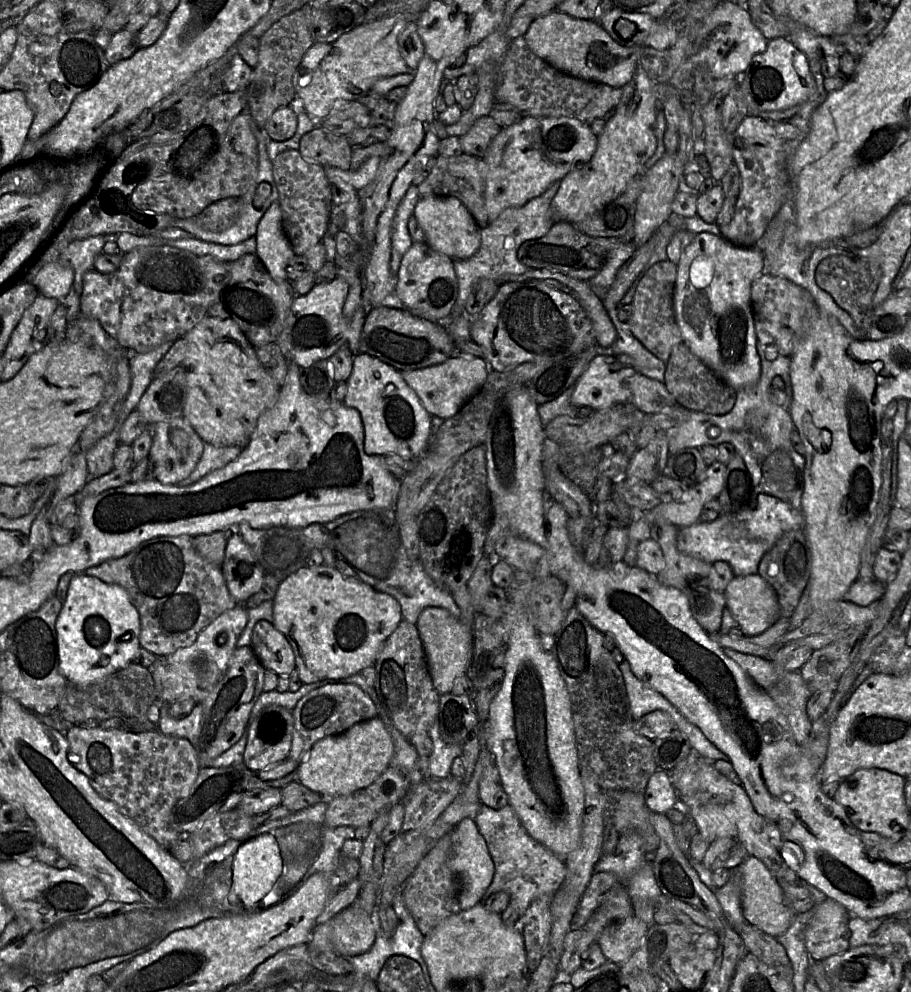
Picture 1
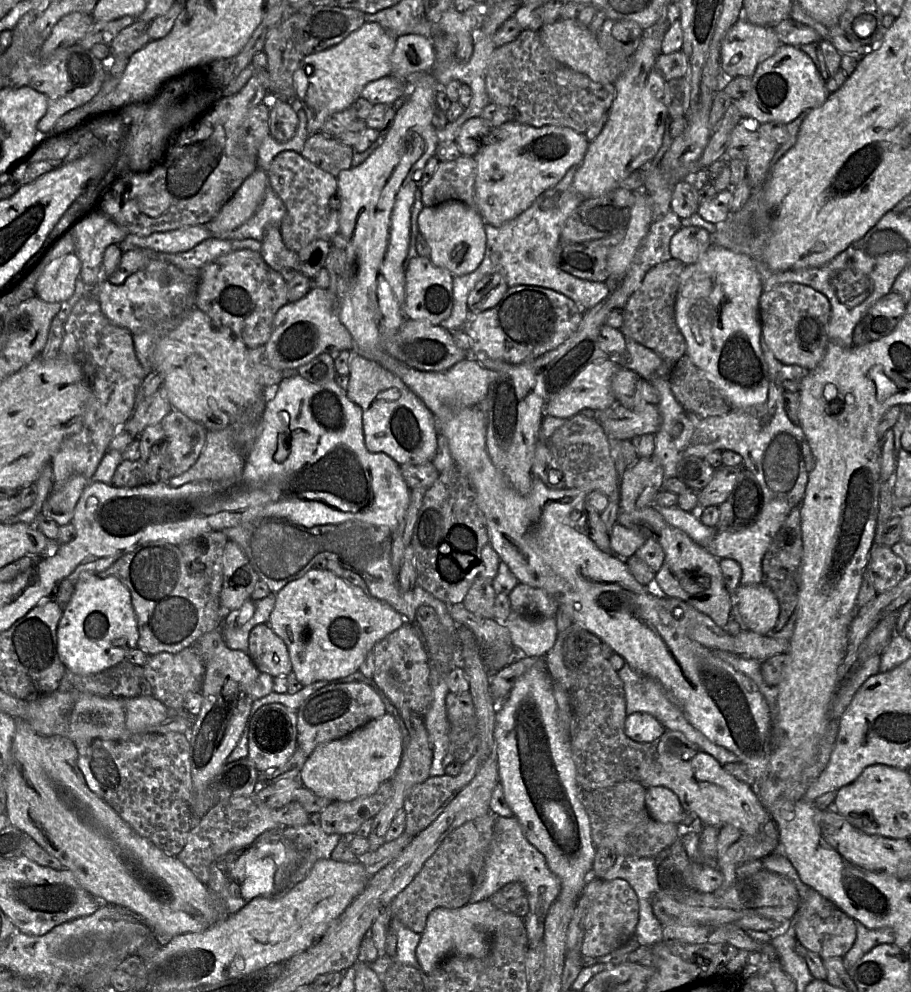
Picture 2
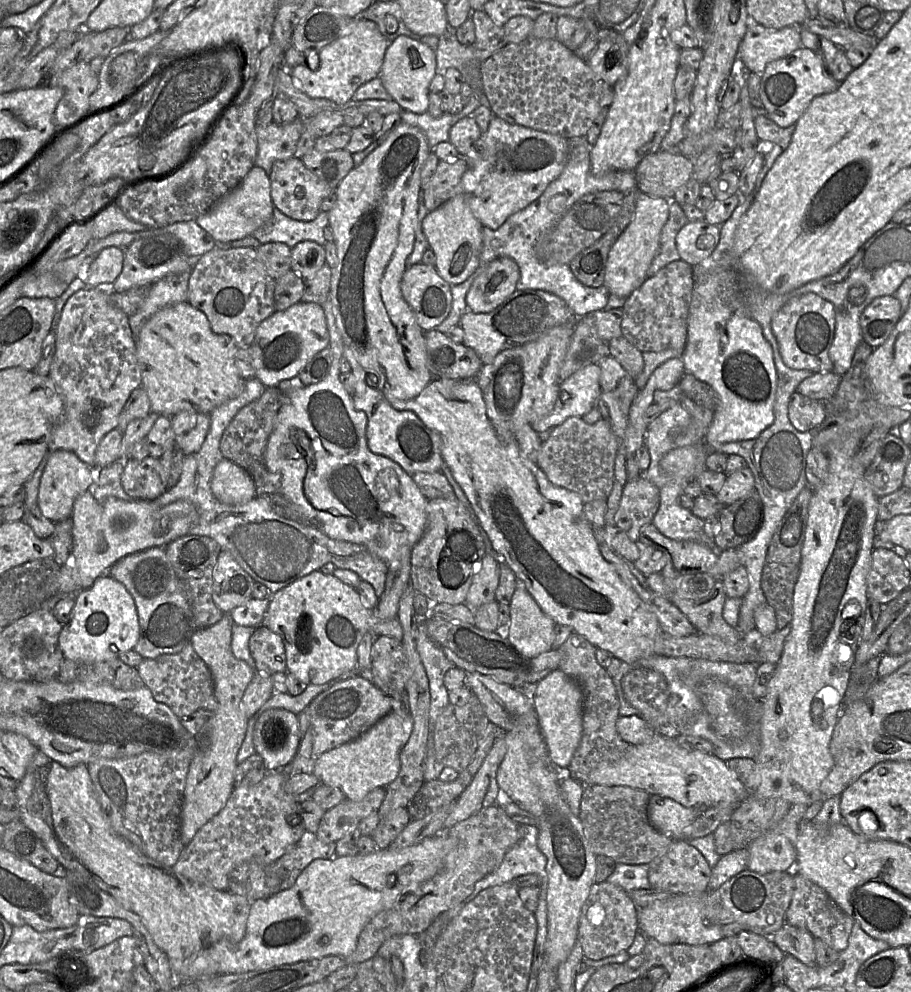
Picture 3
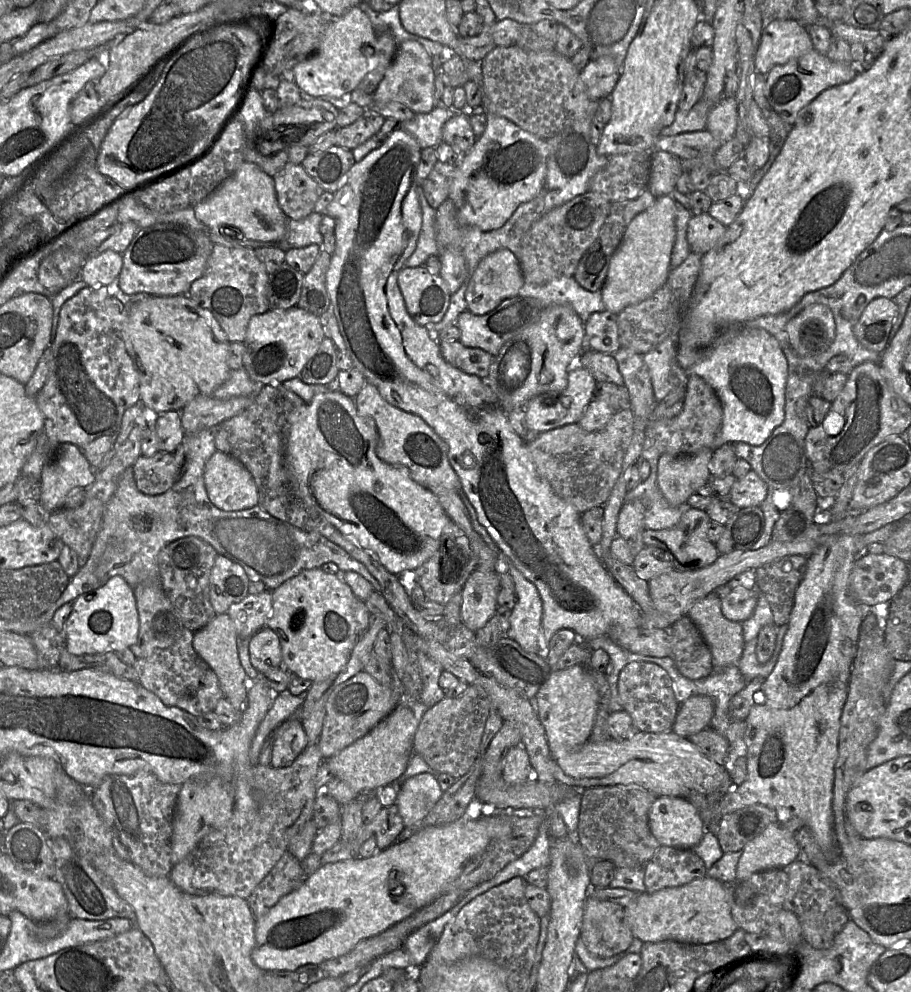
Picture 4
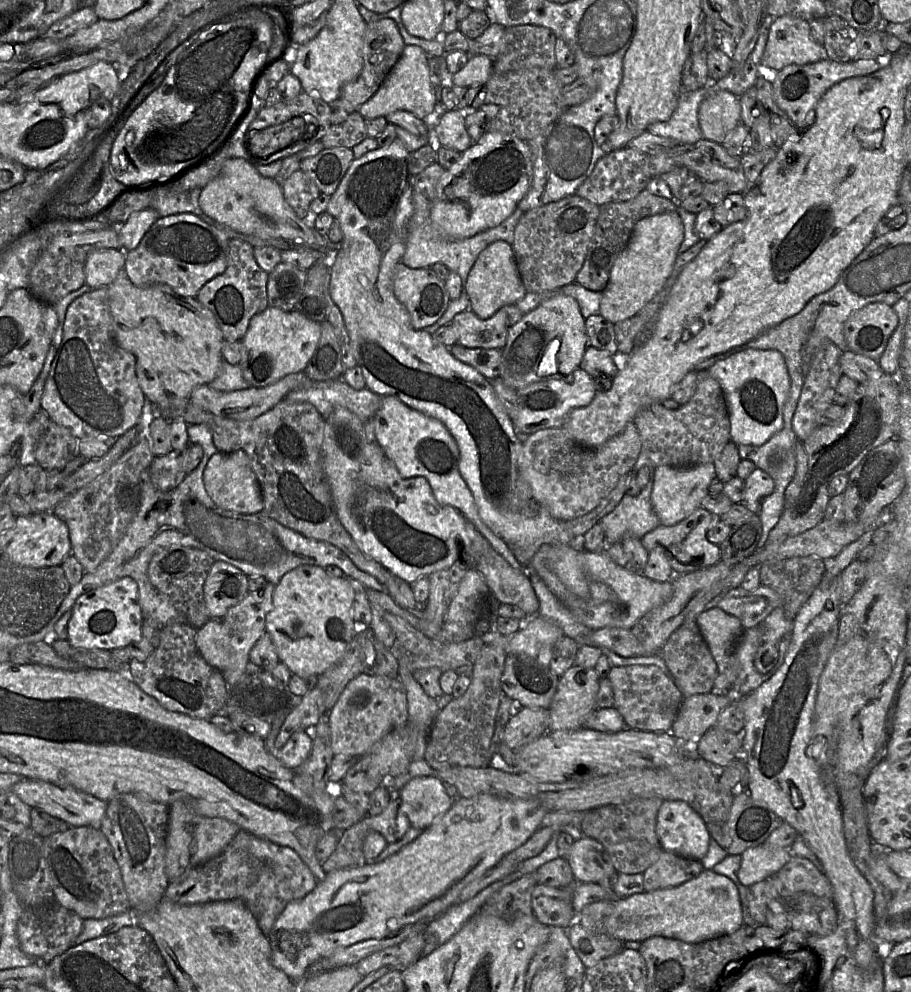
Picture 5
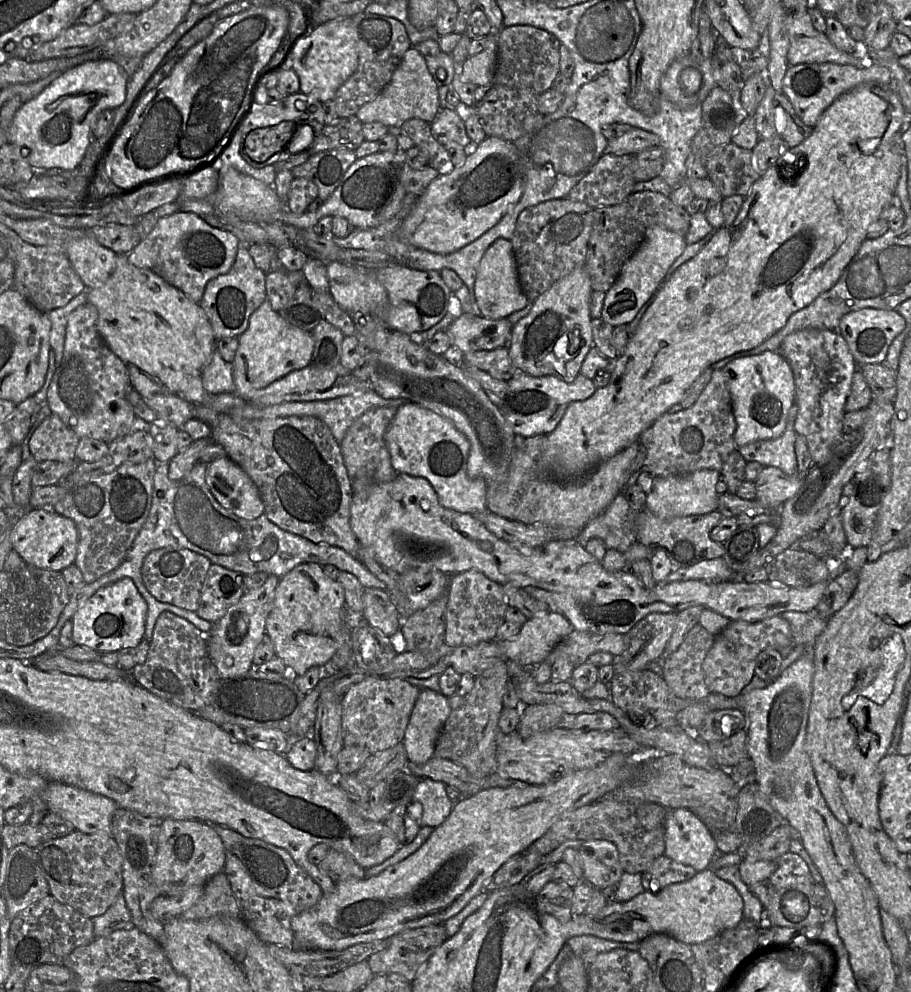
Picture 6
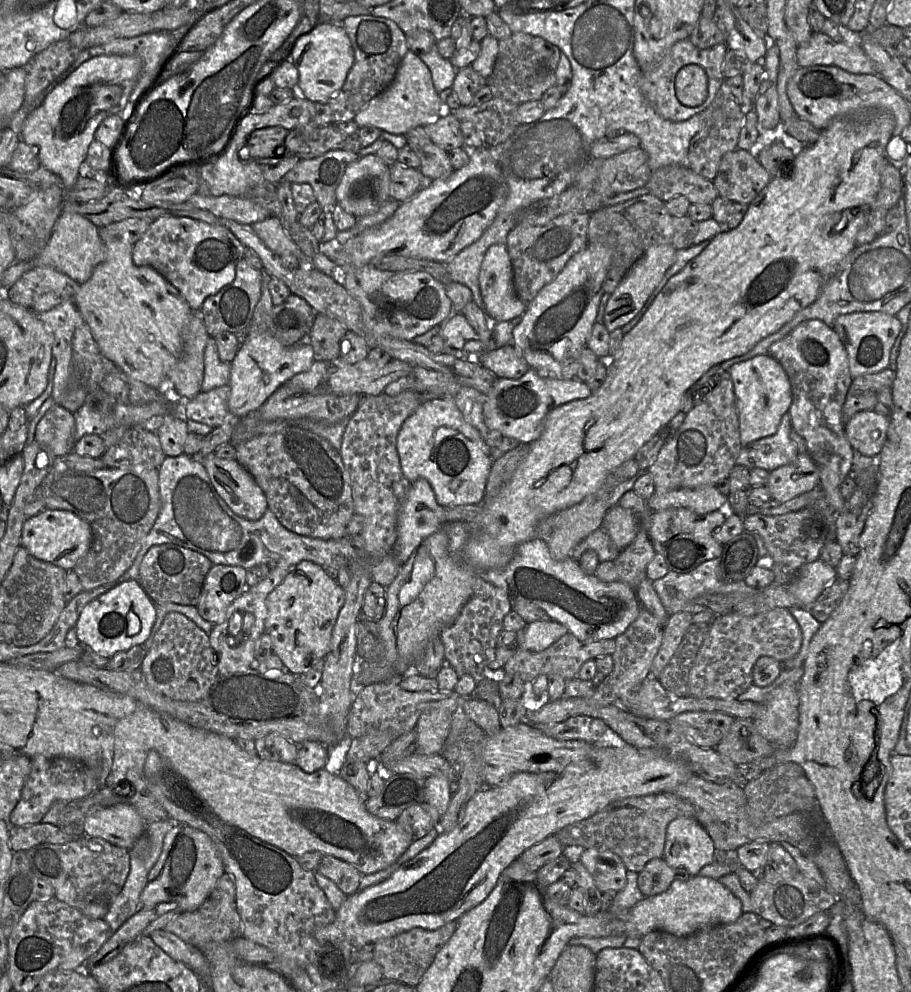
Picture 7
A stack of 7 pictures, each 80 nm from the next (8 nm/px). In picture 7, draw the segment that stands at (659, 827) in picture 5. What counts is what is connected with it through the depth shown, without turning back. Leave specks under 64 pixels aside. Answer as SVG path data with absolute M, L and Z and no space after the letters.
M678 817L667 828L663 858L674 868L685 868L695 876L706 865L715 862L717 849L706 829L695 817Z

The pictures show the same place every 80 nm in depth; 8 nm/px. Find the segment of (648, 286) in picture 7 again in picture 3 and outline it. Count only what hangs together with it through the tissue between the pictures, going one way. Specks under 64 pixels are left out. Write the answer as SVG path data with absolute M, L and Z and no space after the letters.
M639 192L634 216L608 254L603 285L610 295L627 299L646 280L647 270L659 247L662 228L669 217L671 201Z

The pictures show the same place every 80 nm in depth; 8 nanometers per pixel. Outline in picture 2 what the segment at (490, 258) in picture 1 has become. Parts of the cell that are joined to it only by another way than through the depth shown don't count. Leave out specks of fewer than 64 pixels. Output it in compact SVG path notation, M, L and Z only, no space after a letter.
M572 166L564 177L553 187L545 190L525 211L499 227L485 223L486 247L483 260L471 273L453 278L454 304L450 316L439 323L448 331L463 330L469 314L467 300L469 293L485 275L500 273L509 287L531 285L557 291L570 298L584 313L610 295L605 282L593 282L577 278L556 264L556 247L561 229L576 207L585 200L573 187L572 182L577 166Z

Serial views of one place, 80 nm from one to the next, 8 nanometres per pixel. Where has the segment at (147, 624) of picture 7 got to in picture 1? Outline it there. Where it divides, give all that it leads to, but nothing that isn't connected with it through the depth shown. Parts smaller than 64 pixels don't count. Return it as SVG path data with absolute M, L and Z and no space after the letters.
M84 572L75 573L56 620L61 674L74 685L104 680L133 662L141 647L140 630L139 613L124 588Z

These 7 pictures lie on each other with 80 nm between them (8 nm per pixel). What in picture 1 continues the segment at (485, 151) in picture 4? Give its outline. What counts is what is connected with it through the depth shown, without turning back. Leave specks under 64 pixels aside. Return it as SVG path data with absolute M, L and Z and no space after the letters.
M522 117L518 122L502 128L489 144L482 161L485 165L485 208L489 222L511 207L520 207L543 194L555 181L561 180L576 166L588 162L597 146L597 136L576 118Z

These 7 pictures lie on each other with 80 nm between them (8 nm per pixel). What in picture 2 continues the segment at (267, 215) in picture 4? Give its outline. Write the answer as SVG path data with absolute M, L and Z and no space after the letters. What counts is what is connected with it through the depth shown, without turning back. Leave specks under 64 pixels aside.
M256 168L208 222L212 236L232 231L249 220L262 203L268 185L267 173Z

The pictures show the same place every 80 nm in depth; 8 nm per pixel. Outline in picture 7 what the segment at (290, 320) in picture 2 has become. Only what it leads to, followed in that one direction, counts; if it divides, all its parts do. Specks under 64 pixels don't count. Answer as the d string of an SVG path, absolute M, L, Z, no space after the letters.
M263 269L262 294L254 309L249 330L230 363L229 412L237 419L257 412L267 398L294 375L306 371L314 361L313 347L308 340L285 346L266 331L273 303L269 290L271 276Z

